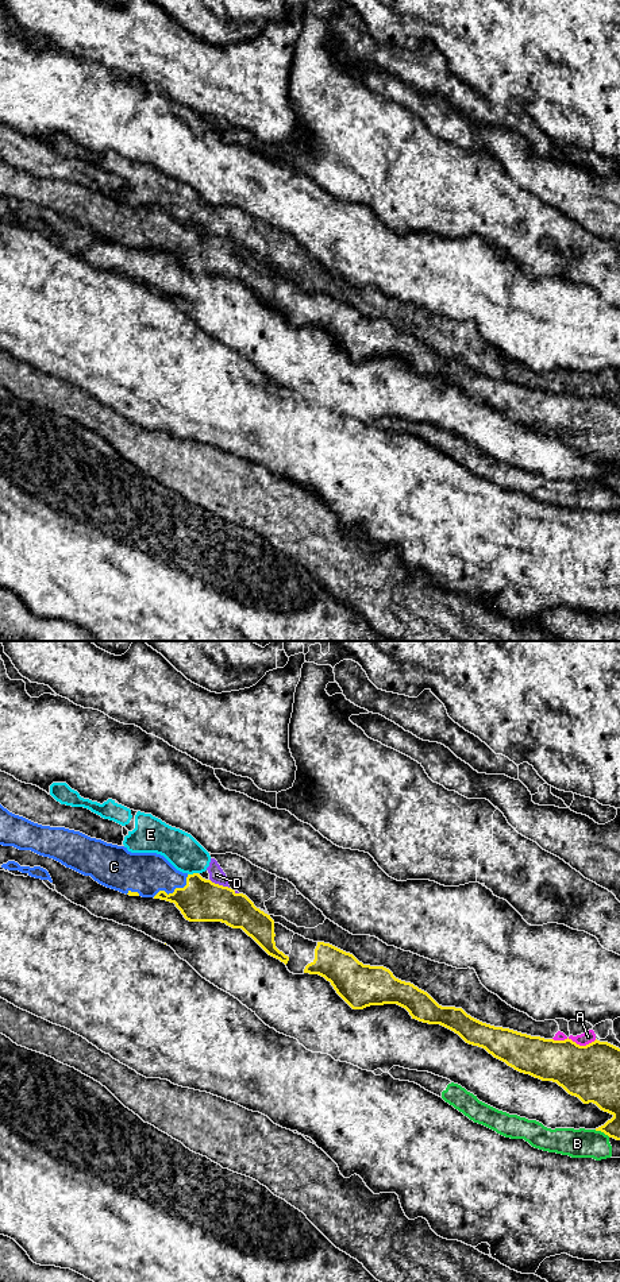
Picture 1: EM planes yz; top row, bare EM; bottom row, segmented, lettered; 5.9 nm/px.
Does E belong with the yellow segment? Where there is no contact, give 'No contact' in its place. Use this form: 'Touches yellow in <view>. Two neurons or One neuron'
Touches yellow in yz. Two neurons

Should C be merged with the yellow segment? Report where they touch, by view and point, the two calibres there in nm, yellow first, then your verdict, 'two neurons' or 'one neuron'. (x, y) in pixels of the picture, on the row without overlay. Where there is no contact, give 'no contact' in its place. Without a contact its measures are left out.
yz (174, 243) | 260/260 nm | one neuron

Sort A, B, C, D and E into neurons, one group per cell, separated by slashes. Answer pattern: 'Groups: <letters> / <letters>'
Groups: A D E / B / C

